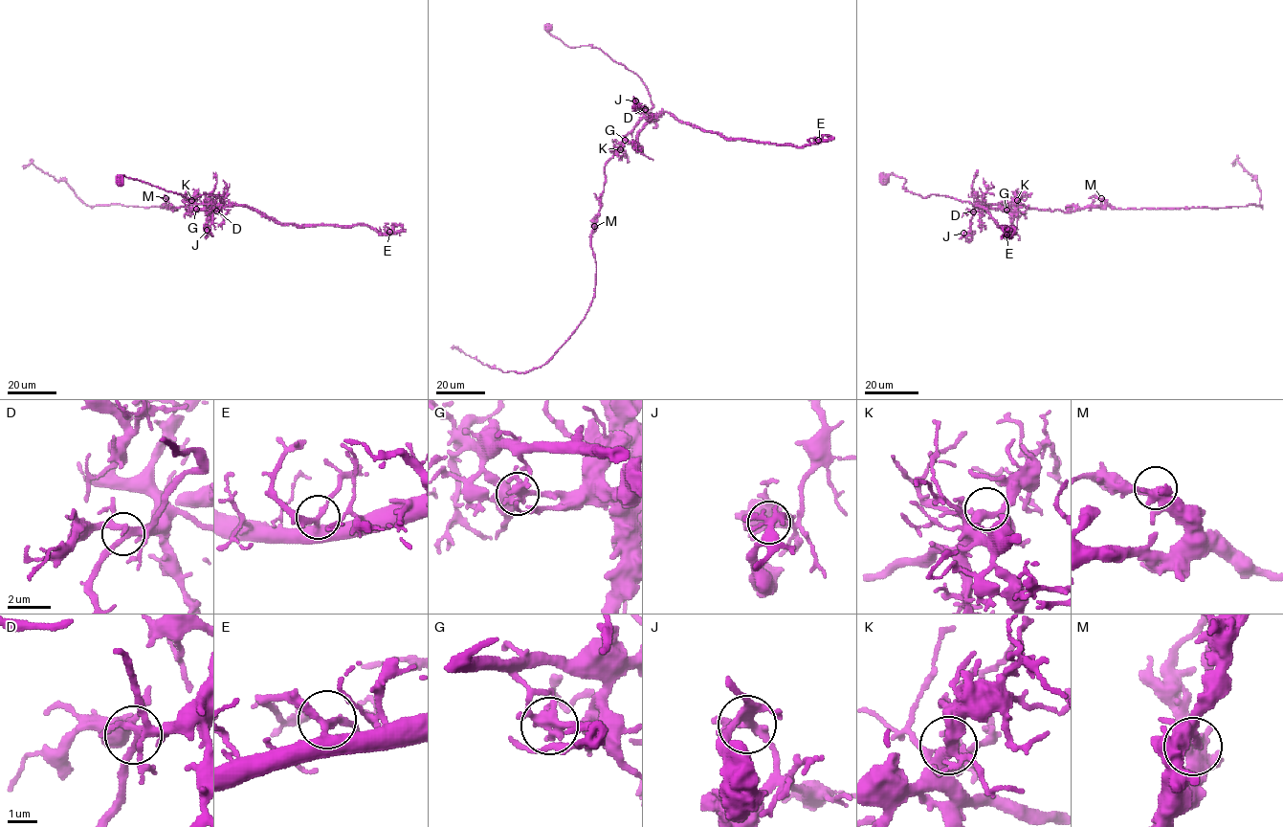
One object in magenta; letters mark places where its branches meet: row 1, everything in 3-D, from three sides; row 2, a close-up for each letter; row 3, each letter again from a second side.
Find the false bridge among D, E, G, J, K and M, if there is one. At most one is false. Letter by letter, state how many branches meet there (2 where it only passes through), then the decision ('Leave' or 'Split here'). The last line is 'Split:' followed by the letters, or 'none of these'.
D: Branches: 6. Leave
E: Branches: 3. Leave
G: Branches: 5. Split here
J: Branches: 4. Leave
K: Branches: 5. Leave
M: Branches: 3. Leave
Split: G

